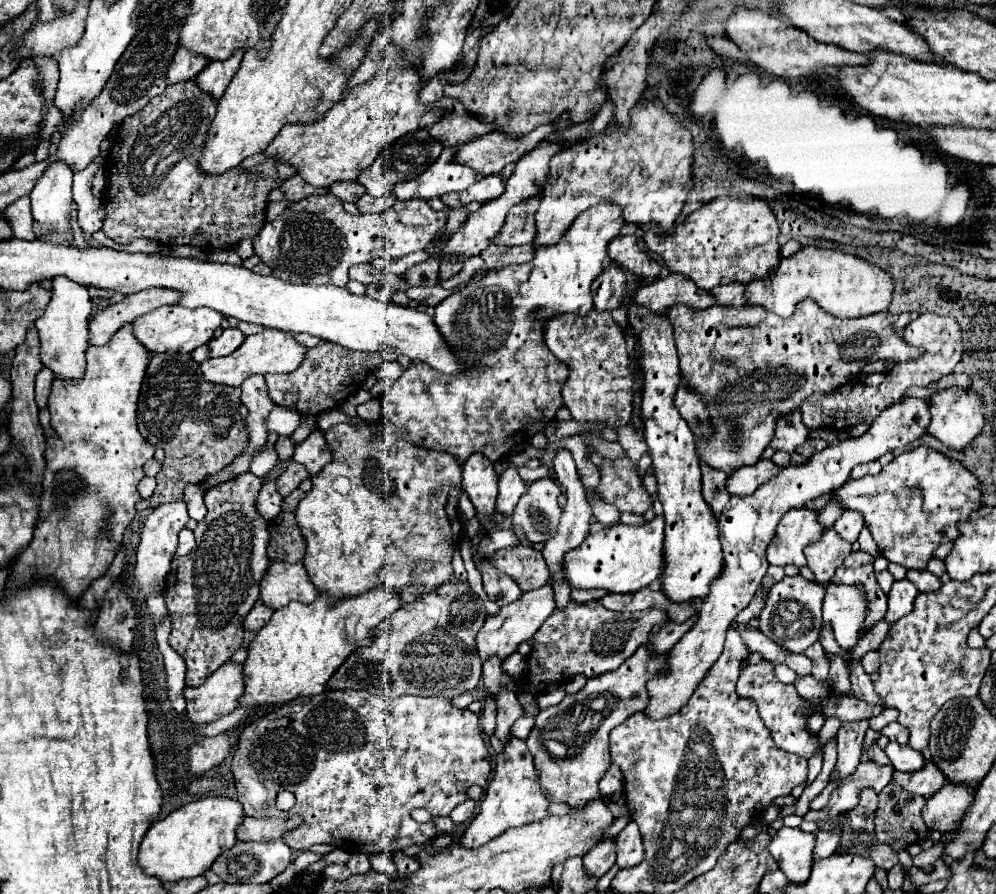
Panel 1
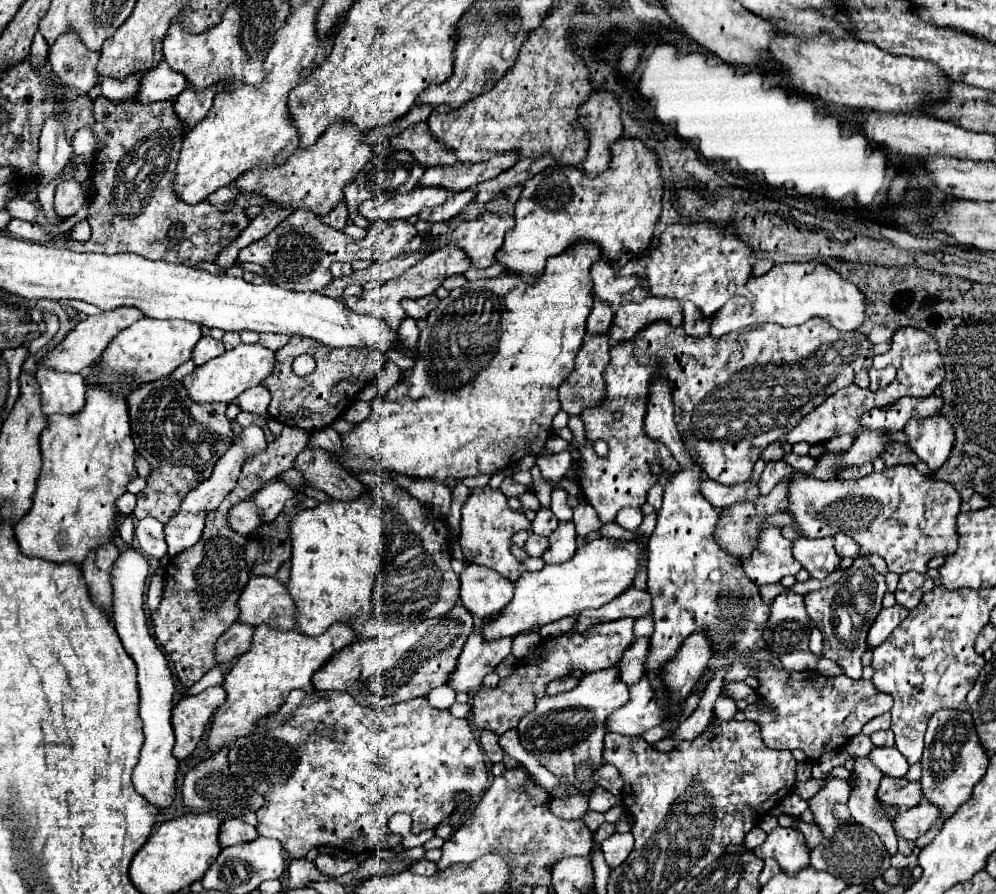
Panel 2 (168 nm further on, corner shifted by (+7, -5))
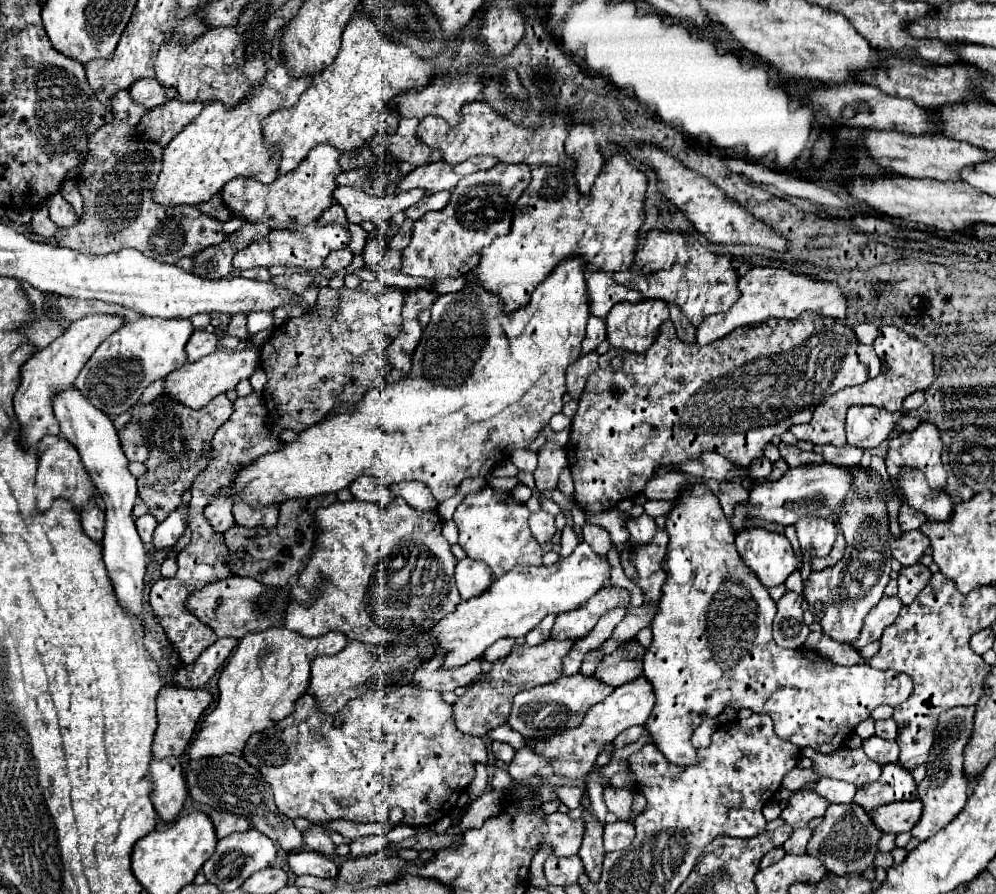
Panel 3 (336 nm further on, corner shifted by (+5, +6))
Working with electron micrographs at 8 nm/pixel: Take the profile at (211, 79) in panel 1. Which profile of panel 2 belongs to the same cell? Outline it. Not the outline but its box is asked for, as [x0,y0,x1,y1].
[172,85,218,129]

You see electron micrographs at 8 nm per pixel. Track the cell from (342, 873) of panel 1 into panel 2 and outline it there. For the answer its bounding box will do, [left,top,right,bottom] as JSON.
[314,853,358,877]

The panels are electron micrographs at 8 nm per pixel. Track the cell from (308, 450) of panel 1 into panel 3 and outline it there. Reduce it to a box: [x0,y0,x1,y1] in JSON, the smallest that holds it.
[350,476,394,506]

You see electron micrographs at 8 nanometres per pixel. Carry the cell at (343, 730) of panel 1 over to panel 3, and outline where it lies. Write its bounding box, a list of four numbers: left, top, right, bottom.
[242,686,488,826]

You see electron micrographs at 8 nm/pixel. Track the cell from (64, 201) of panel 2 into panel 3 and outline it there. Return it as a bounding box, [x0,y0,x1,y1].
[46,192,76,228]

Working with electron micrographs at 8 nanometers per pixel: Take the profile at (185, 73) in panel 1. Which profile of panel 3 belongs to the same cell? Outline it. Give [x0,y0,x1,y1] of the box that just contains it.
[130,78,176,108]

